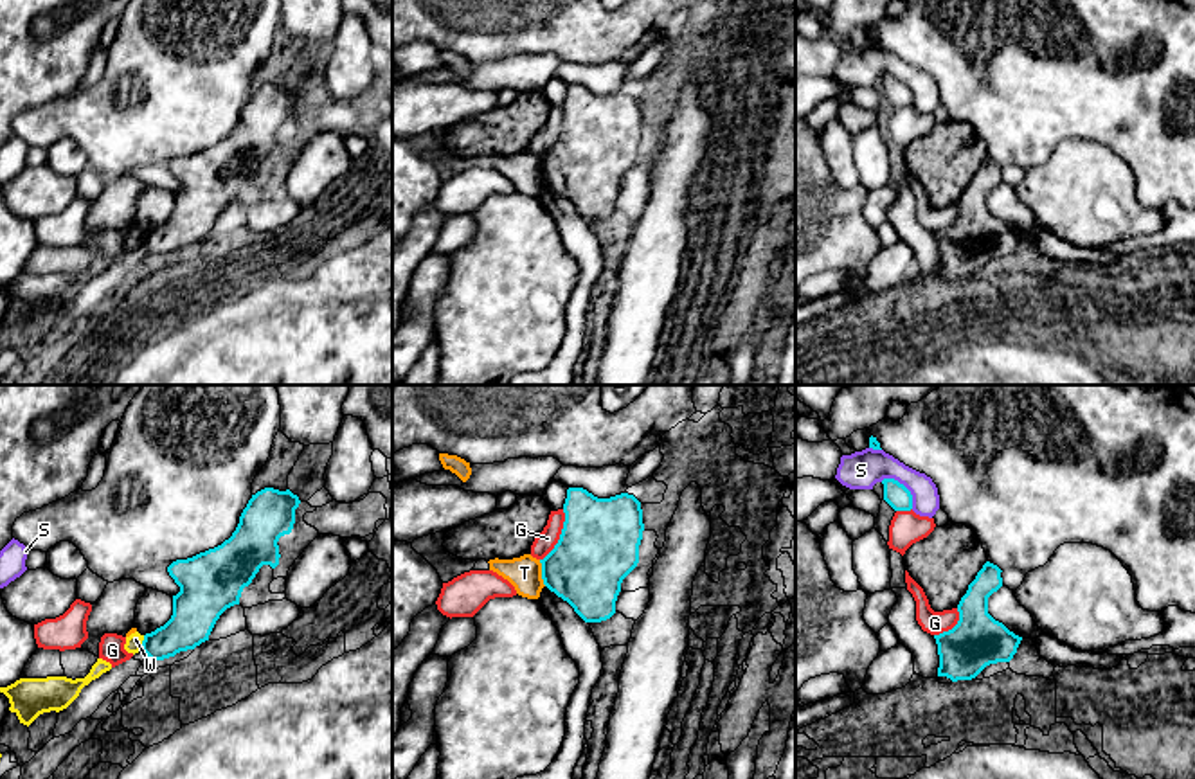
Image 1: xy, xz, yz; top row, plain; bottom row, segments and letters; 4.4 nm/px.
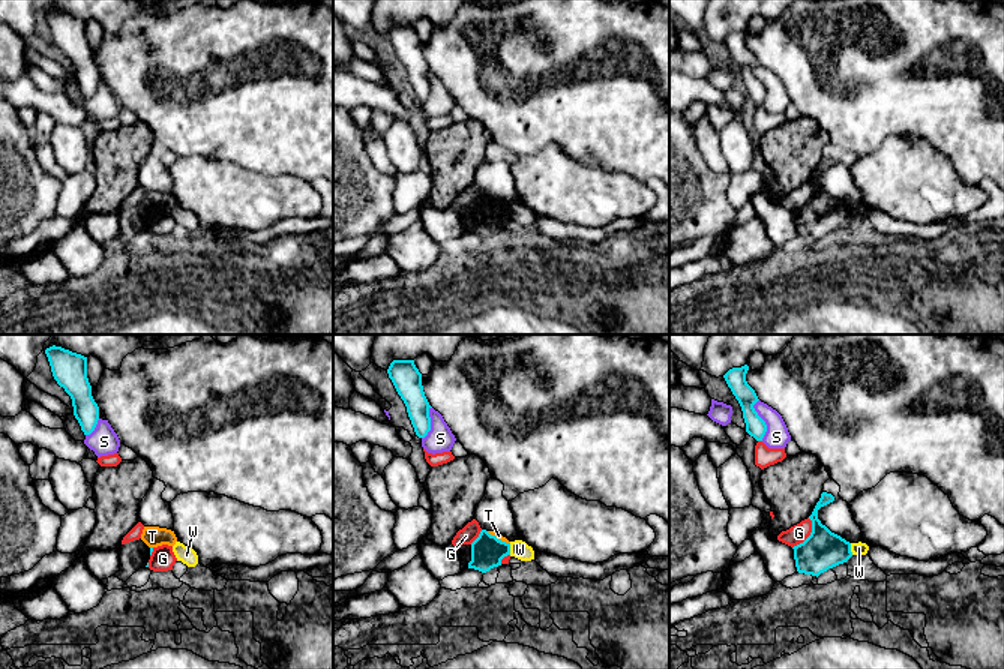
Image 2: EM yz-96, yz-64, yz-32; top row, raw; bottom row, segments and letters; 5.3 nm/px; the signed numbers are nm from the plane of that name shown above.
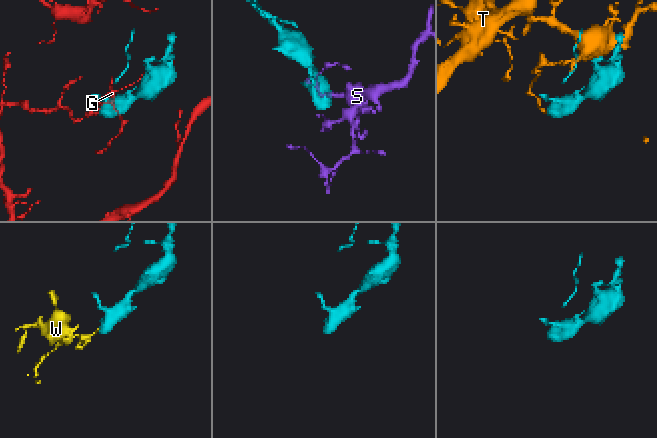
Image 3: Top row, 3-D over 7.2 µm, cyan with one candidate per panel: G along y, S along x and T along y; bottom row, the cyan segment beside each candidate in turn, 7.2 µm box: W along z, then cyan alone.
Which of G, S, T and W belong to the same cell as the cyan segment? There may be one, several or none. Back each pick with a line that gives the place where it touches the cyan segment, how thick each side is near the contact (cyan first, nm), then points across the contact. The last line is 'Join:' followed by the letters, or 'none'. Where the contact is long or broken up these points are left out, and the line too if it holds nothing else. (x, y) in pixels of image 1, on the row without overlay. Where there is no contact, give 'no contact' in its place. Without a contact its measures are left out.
Join: none

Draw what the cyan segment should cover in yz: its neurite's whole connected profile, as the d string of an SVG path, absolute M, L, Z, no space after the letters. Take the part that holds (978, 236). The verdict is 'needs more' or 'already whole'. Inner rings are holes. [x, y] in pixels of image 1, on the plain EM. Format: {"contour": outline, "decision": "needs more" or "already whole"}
{"contour": "M983 162L957 201L957 221L934 232L939 252L938 273L972 277L986 263L1010 259L1022 234L988 210L988 194L1002 184L1001 166Z", "decision": "already whole"}

